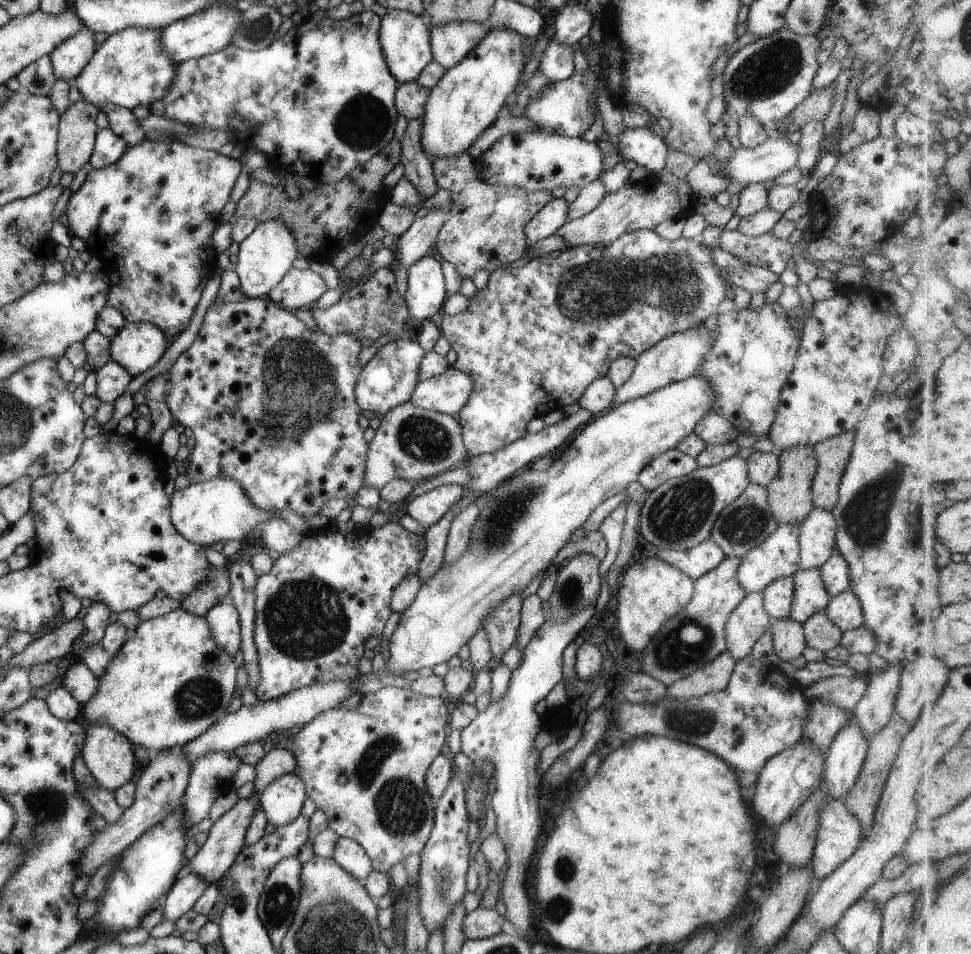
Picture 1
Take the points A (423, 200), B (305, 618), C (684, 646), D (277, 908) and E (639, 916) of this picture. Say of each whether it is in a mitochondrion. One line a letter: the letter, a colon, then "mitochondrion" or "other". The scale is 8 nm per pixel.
A: other
B: mitochondrion
C: mitochondrion
D: mitochondrion
E: other

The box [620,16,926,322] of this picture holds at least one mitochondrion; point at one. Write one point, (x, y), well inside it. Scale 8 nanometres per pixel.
(769, 70)

